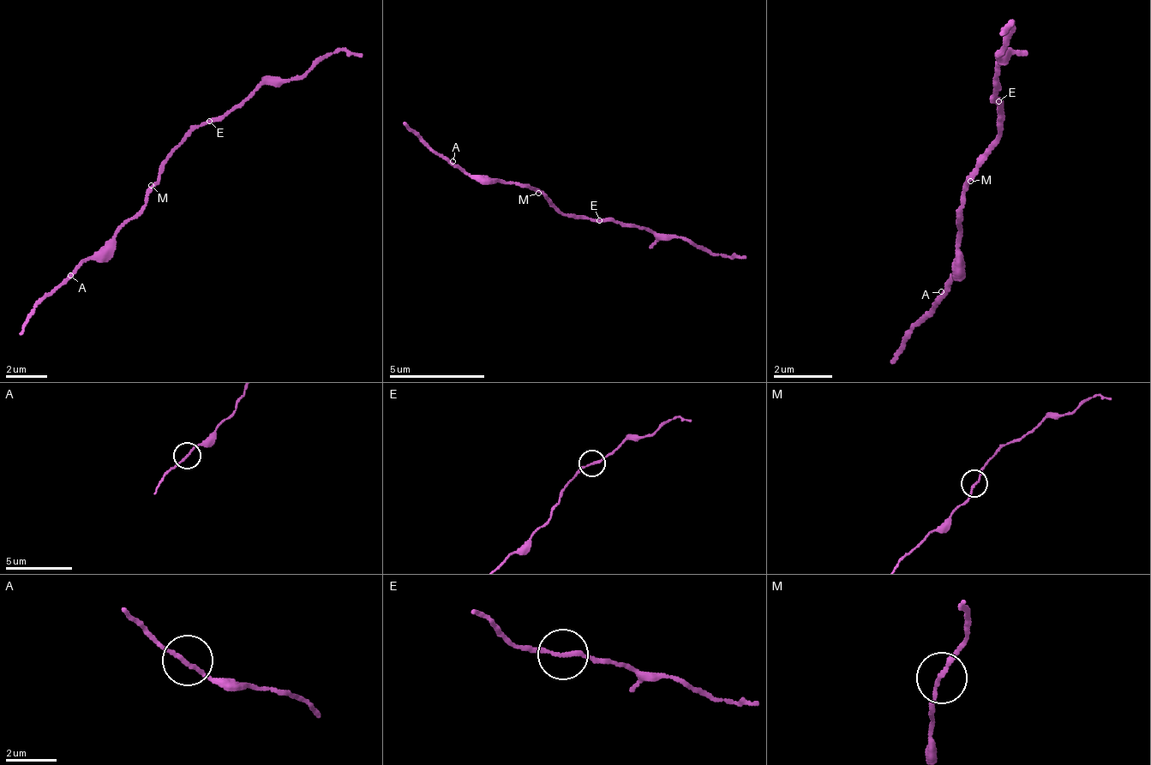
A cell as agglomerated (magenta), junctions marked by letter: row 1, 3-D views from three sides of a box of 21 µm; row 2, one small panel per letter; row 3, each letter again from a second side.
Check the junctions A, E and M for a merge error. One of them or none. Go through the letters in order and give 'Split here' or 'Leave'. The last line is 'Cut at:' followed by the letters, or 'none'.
A: Leave
E: Leave
M: Leave
Cut at: none

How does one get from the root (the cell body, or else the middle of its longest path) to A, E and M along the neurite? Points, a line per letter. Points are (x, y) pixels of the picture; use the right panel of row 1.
A: (987, 146), (987, 161), (965, 187), (965, 209), (957, 228), (961, 241), (956, 247), (962, 266), (941, 291)
E: (987, 146), (998, 134), (996, 128), (1001, 122), (998, 115), (1004, 109), (1000, 103)
M: (987, 146), (987, 161), (970, 181)

